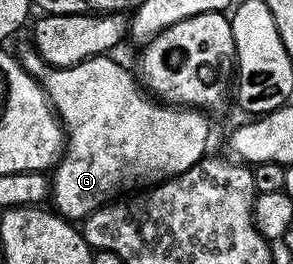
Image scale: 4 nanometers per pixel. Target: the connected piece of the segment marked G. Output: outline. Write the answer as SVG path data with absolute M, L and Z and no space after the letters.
M26 47L26 50L20 53L22 67L30 73L31 77L35 77L42 84L42 90L50 98L50 104L54 106L54 111L58 114L59 121L62 122L64 152L58 164L53 166L52 169L52 202L54 201L55 206L53 205L53 208L58 216L65 217L71 223L81 222L88 214L95 213L99 207L106 204L107 201L115 200L119 195L133 194L143 187L158 185L161 181L167 181L184 171L188 171L188 167L192 167L200 158L207 156L208 153L206 140L210 137L210 125L206 122L207 114L205 112L189 107L175 107L155 99L149 92L144 91L139 78L135 74L133 77L120 62L113 61L112 58L113 56L110 55L89 57L88 60L82 61L78 65L73 65L67 69L58 69L56 66L47 63L33 47Z

